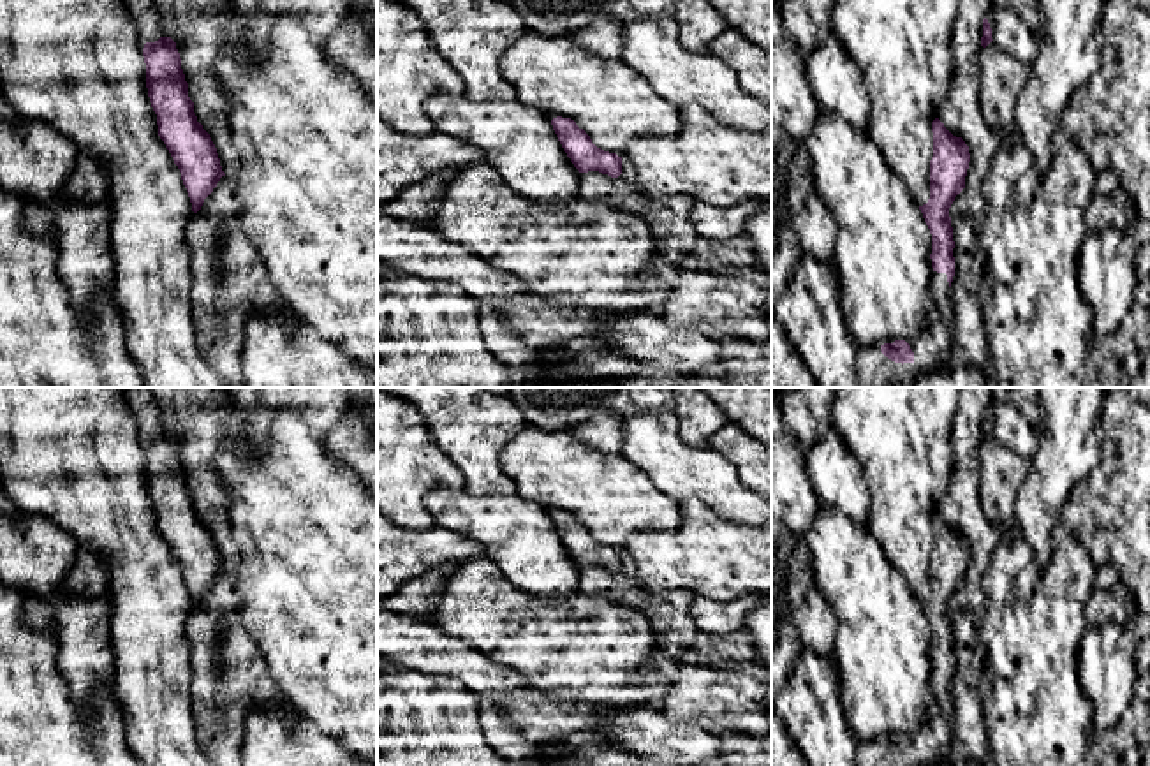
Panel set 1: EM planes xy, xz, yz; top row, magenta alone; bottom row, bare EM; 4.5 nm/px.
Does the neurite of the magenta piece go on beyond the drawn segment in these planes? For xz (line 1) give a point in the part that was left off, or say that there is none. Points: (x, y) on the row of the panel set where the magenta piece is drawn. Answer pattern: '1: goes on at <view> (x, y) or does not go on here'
1: does not go on here

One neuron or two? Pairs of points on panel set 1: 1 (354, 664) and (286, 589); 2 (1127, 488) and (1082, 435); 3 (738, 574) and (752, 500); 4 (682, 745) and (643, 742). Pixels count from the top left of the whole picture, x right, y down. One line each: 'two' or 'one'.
1: one
2: two
3: two
4: one

